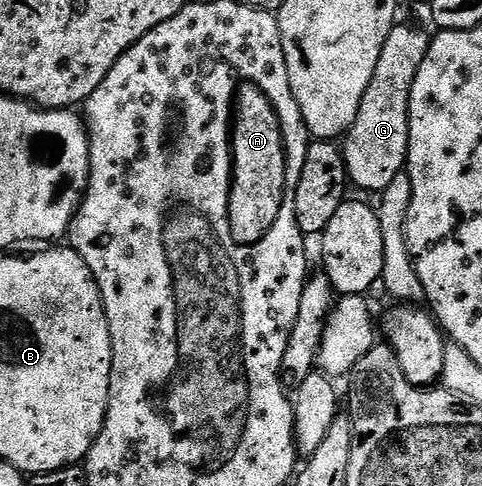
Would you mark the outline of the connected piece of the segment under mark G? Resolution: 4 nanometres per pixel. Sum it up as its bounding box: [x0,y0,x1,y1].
[344,24,430,192]

